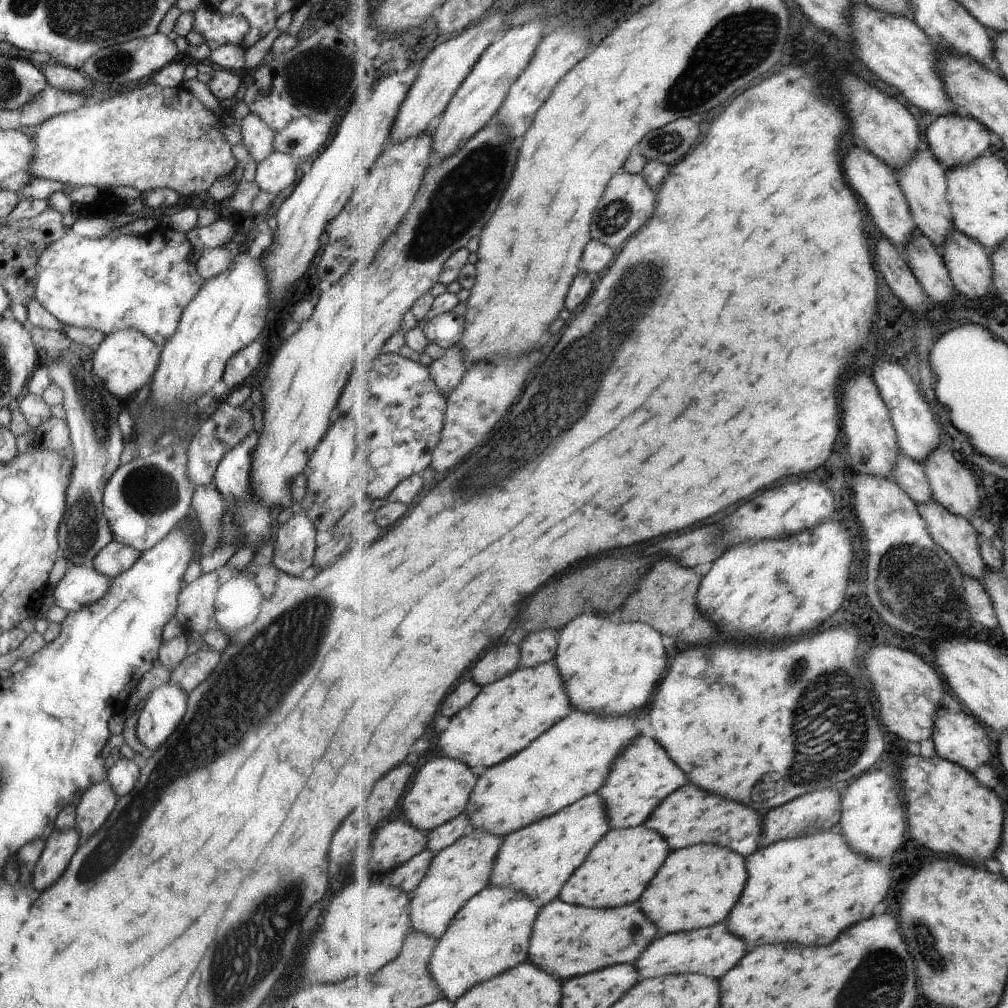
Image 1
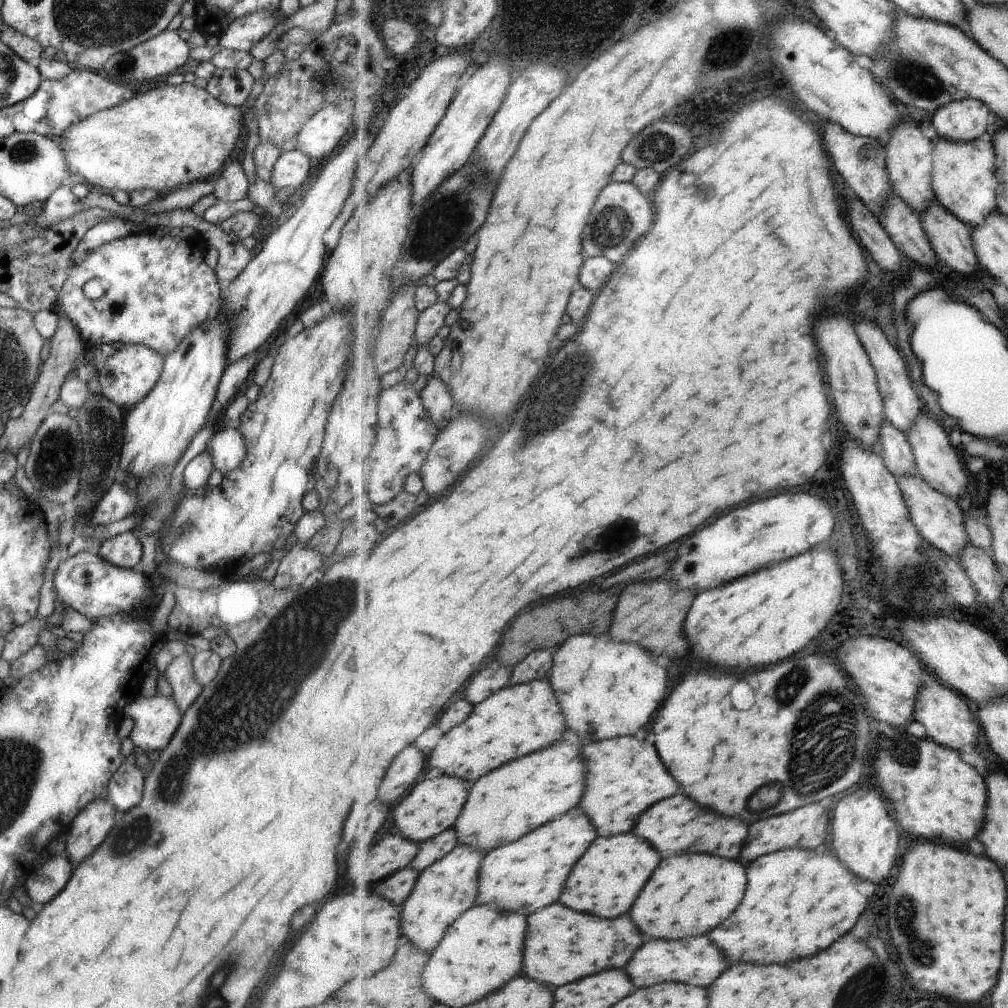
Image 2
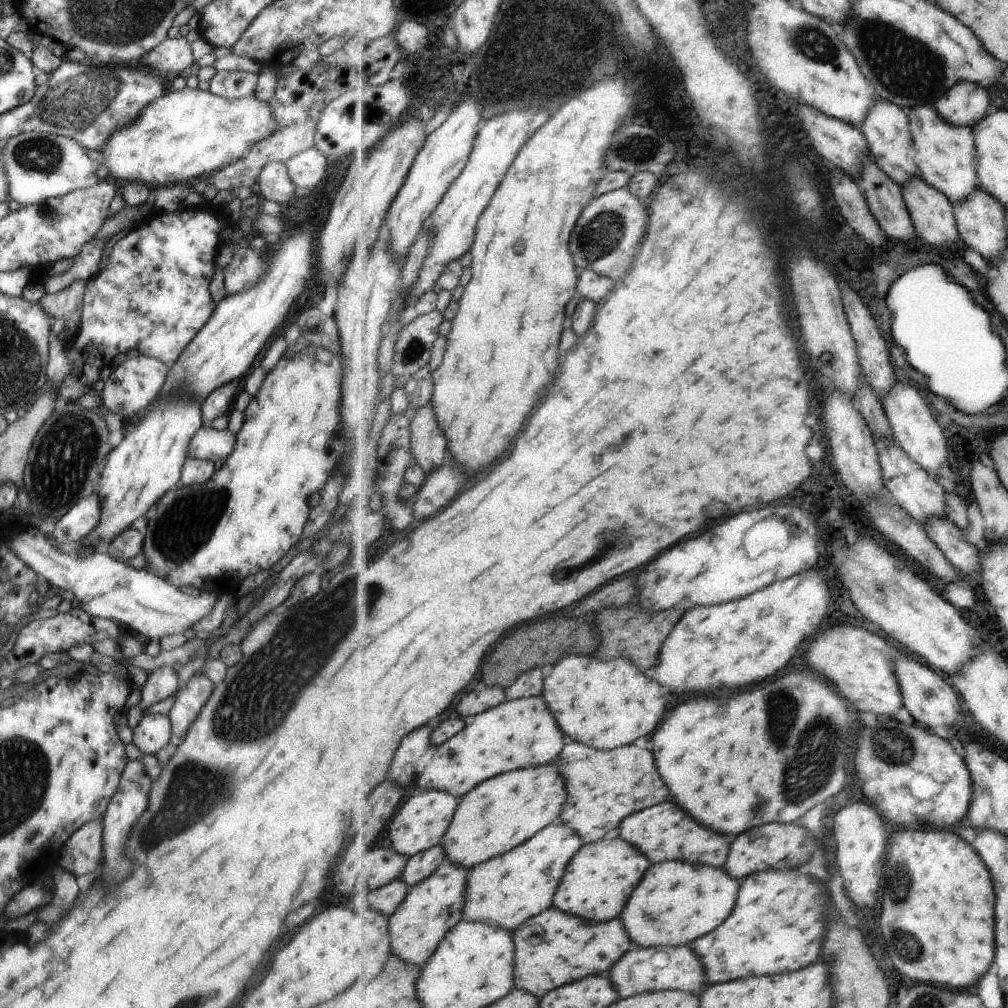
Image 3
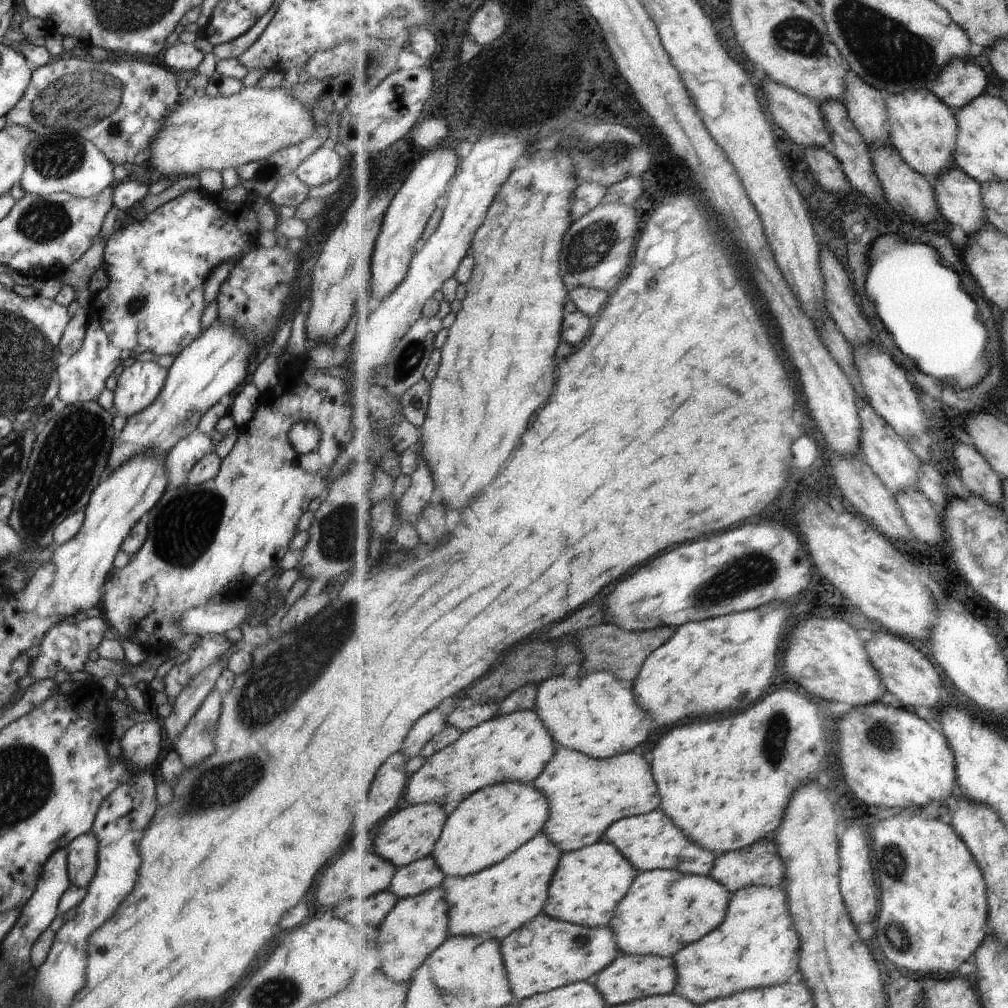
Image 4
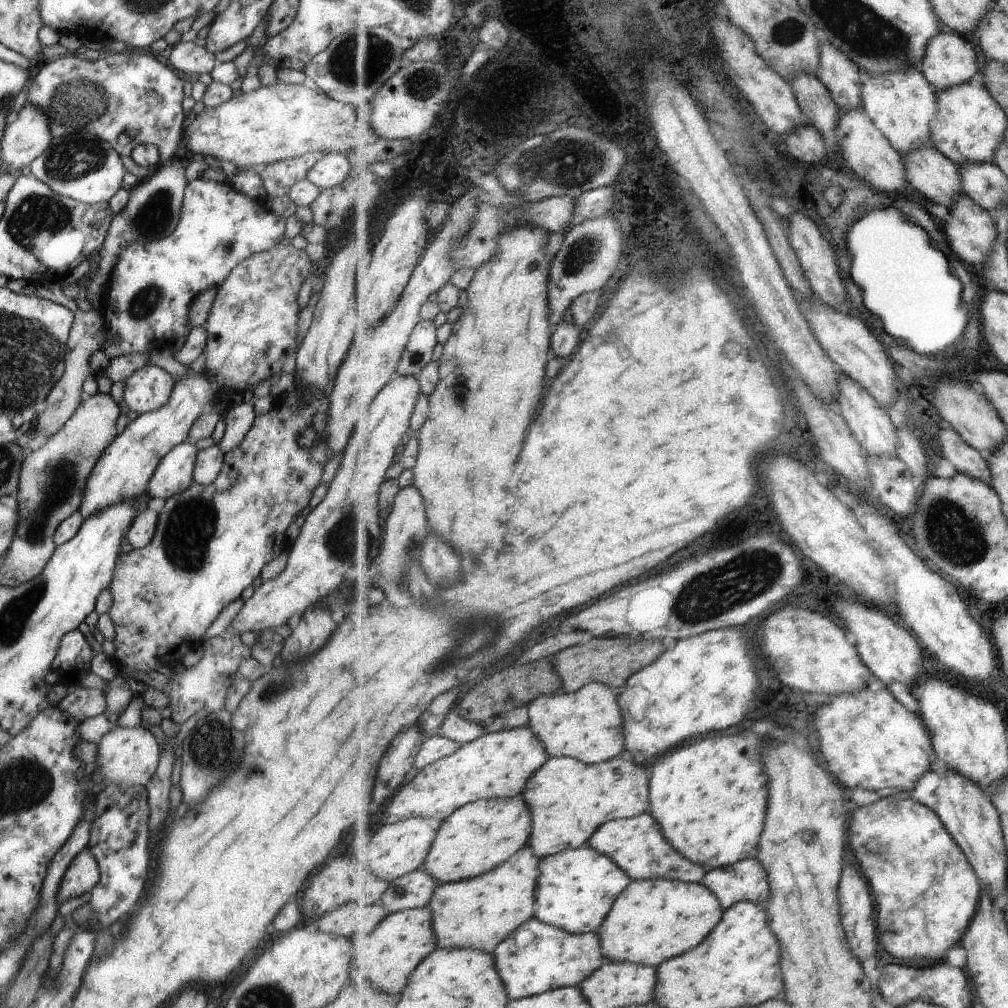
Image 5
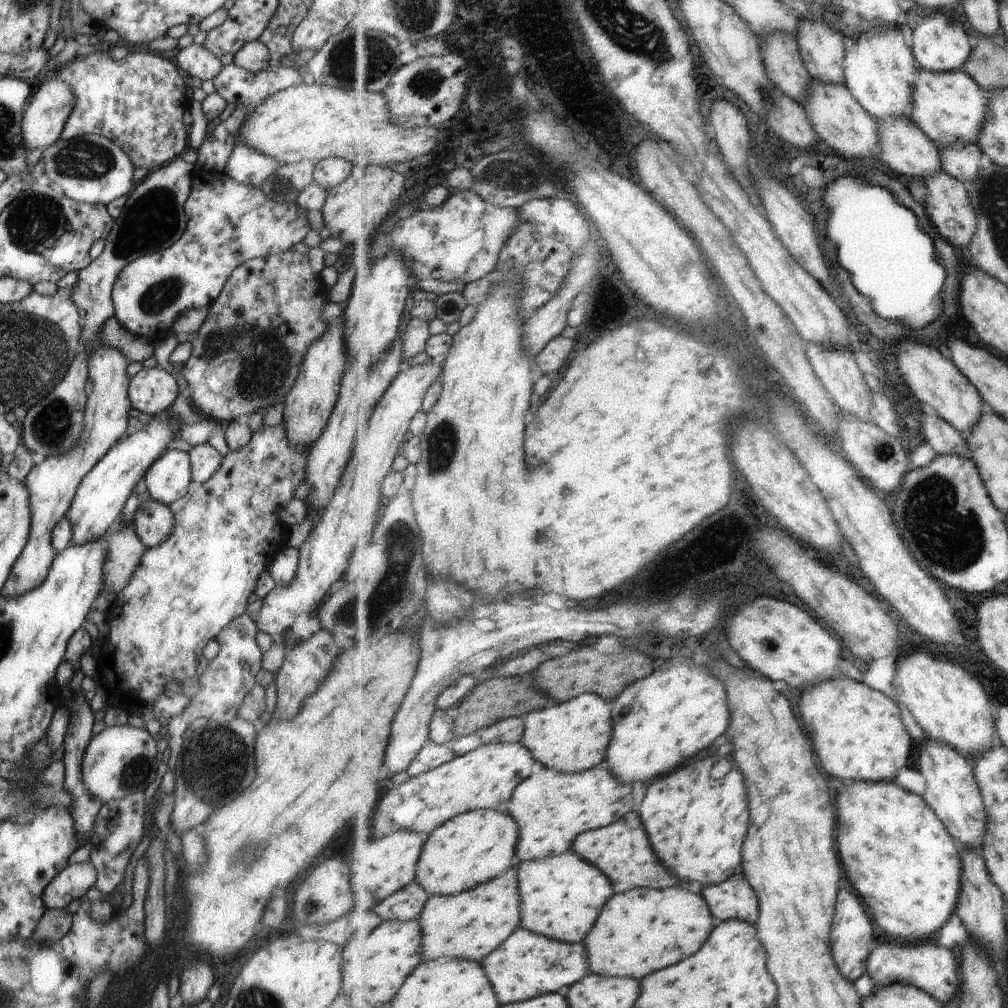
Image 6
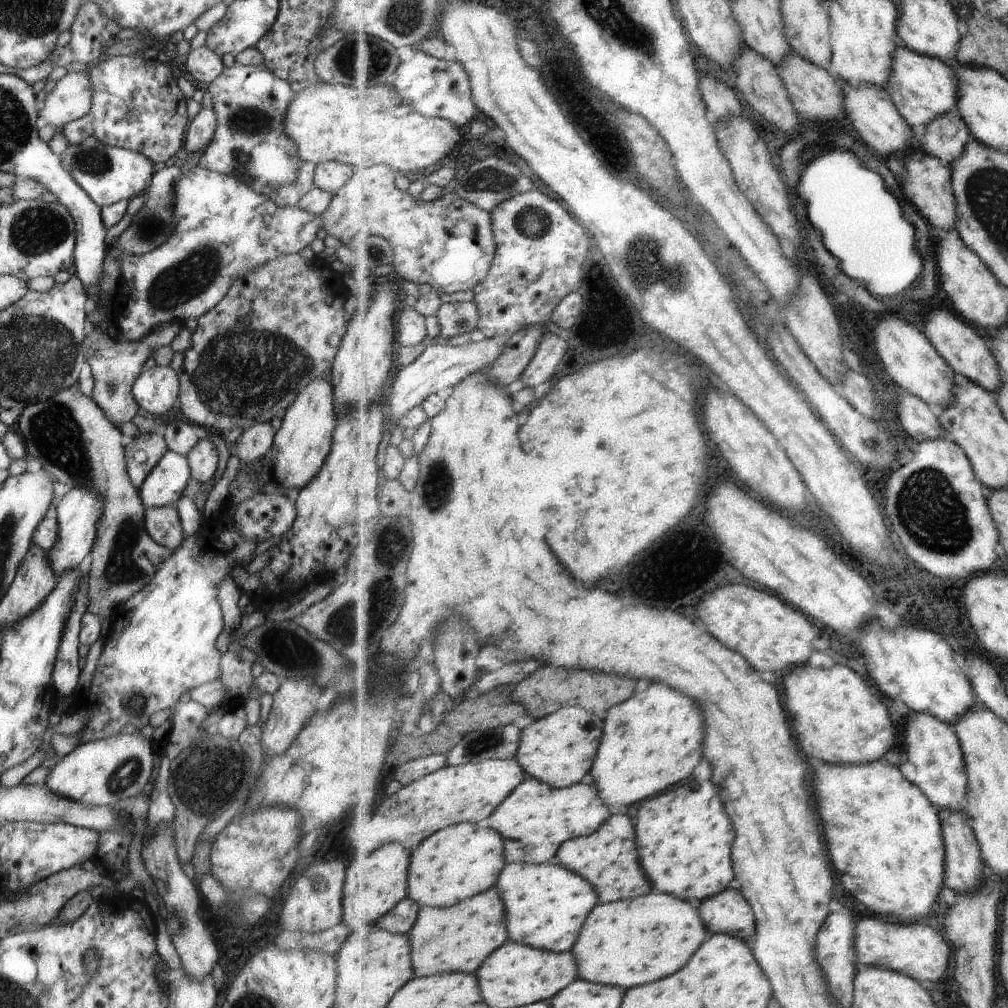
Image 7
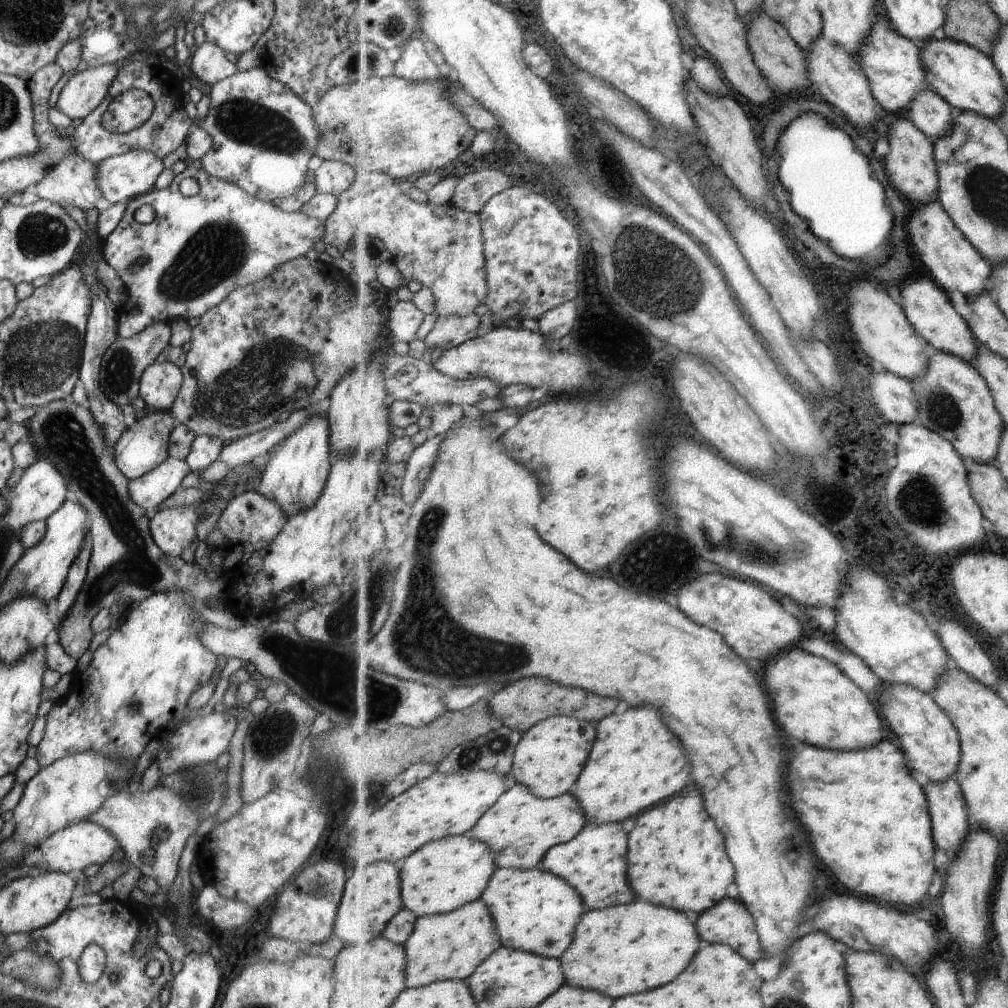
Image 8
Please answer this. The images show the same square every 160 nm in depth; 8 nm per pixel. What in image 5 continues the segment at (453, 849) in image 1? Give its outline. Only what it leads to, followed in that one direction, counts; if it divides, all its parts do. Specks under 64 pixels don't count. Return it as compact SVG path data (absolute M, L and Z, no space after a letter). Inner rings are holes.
M428 907L390 915L382 924L369 936L372 944L360 944L354 946L352 942L352 952L354 958L351 960L349 976L354 984L366 985L368 982L374 988L380 988L380 993L388 995L402 995L405 988L411 982L411 976L416 969L429 956L438 949L437 932L435 931L434 912ZM376 942L376 944L374 944ZM364 950L364 952L360 952ZM376 982L376 984L374 984Z

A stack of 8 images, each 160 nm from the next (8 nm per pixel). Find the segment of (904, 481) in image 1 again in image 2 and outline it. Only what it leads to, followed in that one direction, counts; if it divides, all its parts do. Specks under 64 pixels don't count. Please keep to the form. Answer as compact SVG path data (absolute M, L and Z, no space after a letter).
M886 420L880 435L880 452L888 468L897 477L922 477L919 472L918 461L909 441L909 436L900 430L892 421Z

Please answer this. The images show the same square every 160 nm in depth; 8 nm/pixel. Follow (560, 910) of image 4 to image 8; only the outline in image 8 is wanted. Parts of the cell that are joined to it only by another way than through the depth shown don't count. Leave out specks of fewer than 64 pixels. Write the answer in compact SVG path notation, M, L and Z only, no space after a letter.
M500 867L492 877L482 900L491 908L496 924L500 924L500 936L504 947L530 951L539 955L561 959L575 942L575 934L583 916L587 914L587 903L582 893L564 878L542 868L534 870L505 869Z

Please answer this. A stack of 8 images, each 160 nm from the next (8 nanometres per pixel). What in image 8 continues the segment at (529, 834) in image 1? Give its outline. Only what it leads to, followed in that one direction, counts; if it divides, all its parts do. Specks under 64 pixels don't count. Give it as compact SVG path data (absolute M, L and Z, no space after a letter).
M483 901L464 905L460 910L438 916L420 917L416 930L405 944L408 958L408 986L425 987L438 981L465 981L476 974L500 947L503 938L496 932L498 925L491 908Z

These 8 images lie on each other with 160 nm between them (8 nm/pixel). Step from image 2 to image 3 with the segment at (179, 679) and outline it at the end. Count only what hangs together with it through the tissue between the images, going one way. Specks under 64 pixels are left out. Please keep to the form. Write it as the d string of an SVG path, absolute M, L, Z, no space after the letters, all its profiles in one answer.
M198 672L189 678L186 686L178 692L178 698L168 714L172 721L172 734L169 740L171 750L176 750L184 740L190 725L208 702L215 685L206 675Z

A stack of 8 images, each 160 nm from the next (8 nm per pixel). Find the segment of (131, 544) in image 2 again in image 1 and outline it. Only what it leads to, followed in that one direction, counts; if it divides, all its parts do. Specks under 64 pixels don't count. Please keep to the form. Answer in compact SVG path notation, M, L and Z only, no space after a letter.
M112 540L98 551L92 566L96 571L113 579L132 568L140 555L141 552L137 548Z

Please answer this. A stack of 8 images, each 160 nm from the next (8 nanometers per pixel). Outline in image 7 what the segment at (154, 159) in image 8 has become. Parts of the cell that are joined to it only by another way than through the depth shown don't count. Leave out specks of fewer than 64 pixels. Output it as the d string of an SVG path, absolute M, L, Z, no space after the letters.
M88 137L78 146L68 144L60 158L70 176L101 207L141 195L148 188L155 173L154 163L139 152L109 147L94 137Z

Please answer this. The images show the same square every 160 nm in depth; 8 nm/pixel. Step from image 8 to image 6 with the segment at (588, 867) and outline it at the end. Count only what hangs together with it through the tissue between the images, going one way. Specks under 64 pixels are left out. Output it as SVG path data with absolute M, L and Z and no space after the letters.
M632 811L623 819L617 820L610 826L590 831L580 835L572 851L578 853L584 860L599 866L615 886L615 892L622 894L632 888L665 889L676 885L688 886L688 882L674 876L667 866L659 859L658 853L652 848L648 831L639 811Z

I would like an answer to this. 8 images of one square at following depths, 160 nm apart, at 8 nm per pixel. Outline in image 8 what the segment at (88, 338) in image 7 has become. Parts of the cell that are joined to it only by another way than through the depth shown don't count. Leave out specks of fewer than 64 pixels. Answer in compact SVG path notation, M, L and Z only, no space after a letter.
M165 322L149 324L143 331L134 336L116 337L115 341L106 349L101 360L99 381L104 394L120 408L130 404L139 396L139 382L147 366L158 358L171 342L171 326Z

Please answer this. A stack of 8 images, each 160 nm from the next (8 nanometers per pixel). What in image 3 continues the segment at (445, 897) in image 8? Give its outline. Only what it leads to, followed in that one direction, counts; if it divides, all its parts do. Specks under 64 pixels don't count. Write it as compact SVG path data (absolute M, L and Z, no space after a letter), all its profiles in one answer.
M559 759L549 765L510 771L487 780L478 788L470 791L470 794L467 794L463 798L463 802L460 803L454 822L444 837L443 845L447 852L448 861L471 871L481 864L516 850L534 838L540 831L560 821L563 812L566 811L570 794L563 774L559 772Z

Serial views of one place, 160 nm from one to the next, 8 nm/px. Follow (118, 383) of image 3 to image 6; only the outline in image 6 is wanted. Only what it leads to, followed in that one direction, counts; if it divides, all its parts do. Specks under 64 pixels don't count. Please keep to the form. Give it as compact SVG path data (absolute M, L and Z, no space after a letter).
M159 366L140 370L128 390L134 413L147 412L152 417L170 409L179 394L176 378Z

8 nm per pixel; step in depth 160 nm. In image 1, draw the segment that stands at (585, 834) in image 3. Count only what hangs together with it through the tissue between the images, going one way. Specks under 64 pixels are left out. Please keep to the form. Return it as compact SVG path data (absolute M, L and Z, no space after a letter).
M640 736L636 744L630 743L620 755L616 768L607 783L597 793L608 800L608 812L612 812L612 828L626 829L642 826L644 818L654 816L654 810L676 790L684 788L690 780L684 770L670 758L662 744L654 738Z

